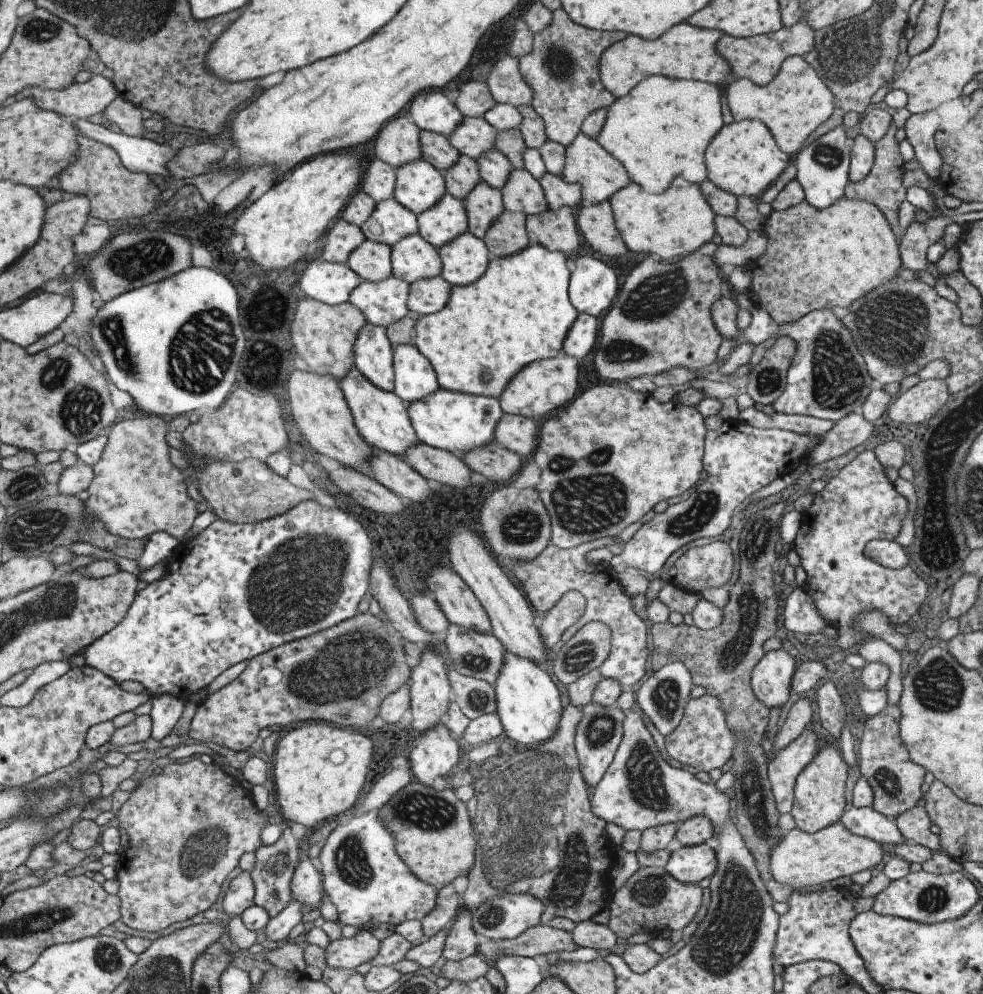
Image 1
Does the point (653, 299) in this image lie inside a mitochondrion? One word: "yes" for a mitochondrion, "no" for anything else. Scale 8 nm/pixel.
yes

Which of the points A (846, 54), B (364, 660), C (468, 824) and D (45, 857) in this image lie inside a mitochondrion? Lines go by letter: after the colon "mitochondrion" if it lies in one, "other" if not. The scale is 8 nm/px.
A: mitochondrion
B: mitochondrion
C: mitochondrion
D: other

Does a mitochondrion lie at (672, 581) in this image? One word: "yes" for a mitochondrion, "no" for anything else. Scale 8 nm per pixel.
no

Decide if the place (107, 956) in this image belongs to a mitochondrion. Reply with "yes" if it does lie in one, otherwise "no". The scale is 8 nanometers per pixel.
yes

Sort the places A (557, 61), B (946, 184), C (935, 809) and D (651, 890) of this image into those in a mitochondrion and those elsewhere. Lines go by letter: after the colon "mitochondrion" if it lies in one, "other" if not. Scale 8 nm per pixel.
A: mitochondrion
B: other
C: other
D: mitochondrion

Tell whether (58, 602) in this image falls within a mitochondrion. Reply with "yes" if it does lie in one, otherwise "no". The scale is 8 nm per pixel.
yes

